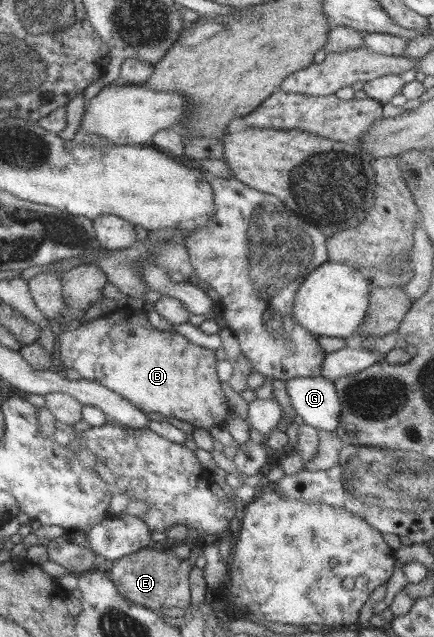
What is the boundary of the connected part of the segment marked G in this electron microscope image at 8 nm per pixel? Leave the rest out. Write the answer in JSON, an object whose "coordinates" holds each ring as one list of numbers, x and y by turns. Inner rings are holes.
{"coordinates":[[322,376,295,377,285,381,285,394,303,423,318,430,336,431,340,420,340,399,332,381]]}

